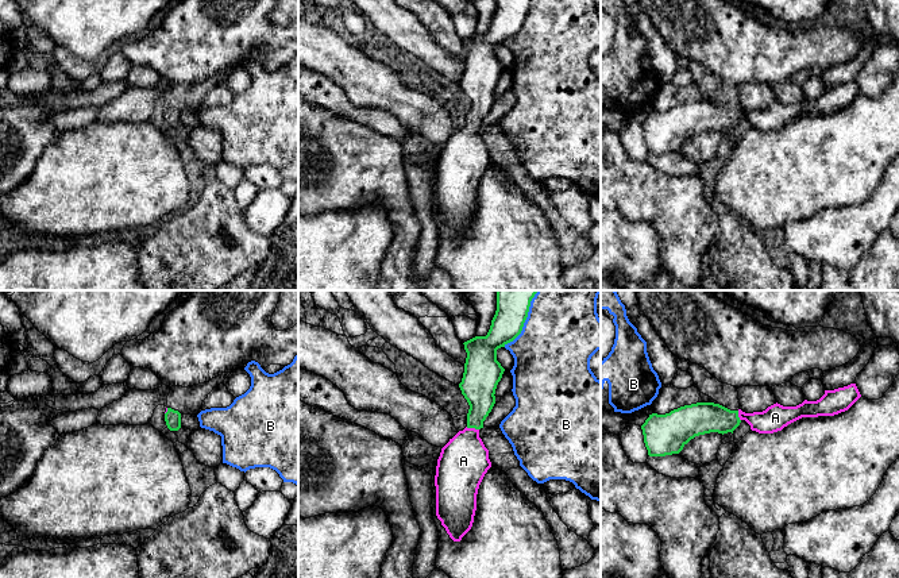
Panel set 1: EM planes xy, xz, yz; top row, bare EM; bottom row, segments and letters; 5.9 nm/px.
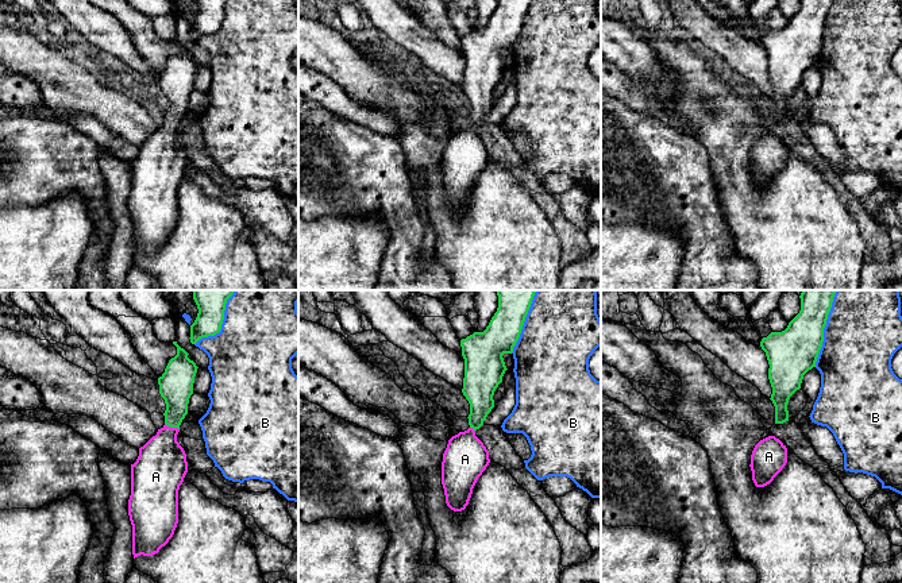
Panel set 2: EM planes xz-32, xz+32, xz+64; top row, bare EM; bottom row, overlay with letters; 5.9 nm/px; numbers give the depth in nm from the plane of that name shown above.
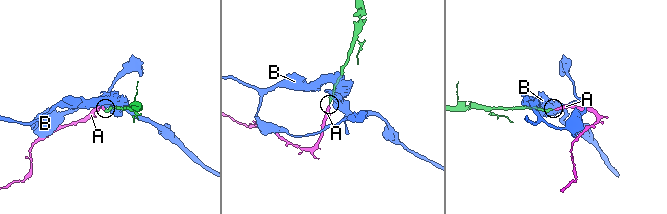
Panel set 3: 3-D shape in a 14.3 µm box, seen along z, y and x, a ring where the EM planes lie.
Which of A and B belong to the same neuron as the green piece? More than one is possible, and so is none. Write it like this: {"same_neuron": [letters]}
{"same_neuron": ["A"]}

